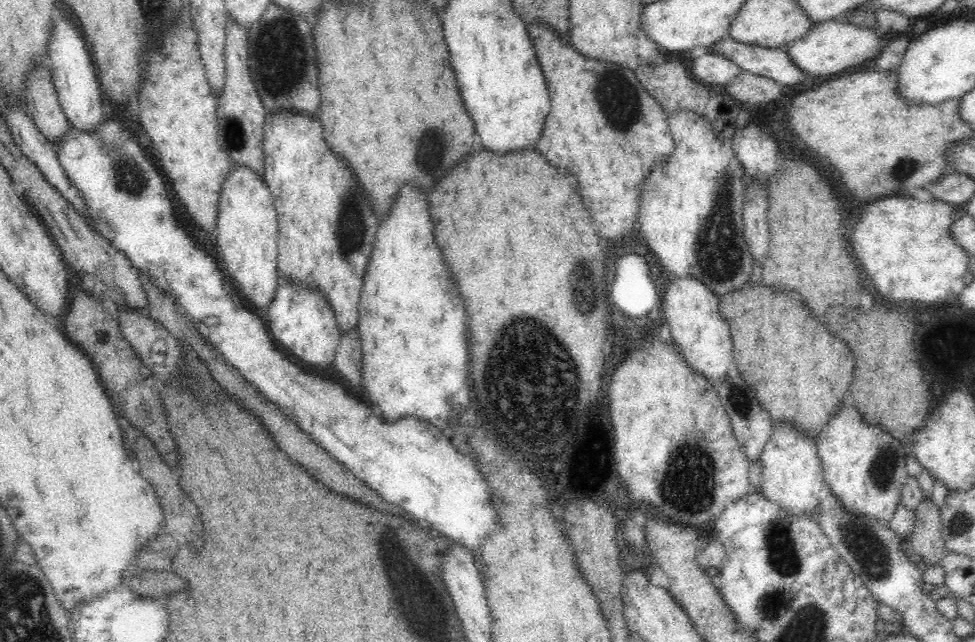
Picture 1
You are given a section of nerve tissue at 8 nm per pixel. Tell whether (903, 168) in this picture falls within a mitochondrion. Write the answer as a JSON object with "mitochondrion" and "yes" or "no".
{"mitochondrion":"yes"}

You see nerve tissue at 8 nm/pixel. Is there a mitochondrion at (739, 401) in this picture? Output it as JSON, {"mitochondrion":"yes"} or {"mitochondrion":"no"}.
{"mitochondrion":"yes"}

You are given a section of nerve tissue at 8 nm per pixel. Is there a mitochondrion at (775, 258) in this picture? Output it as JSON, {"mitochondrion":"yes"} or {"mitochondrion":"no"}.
{"mitochondrion":"no"}

